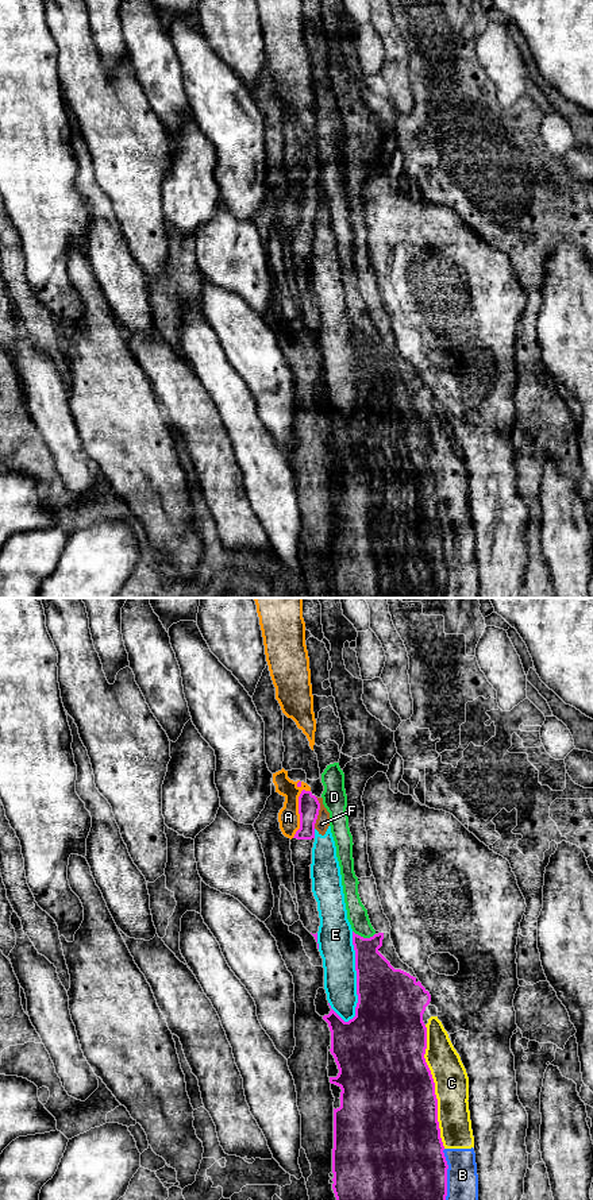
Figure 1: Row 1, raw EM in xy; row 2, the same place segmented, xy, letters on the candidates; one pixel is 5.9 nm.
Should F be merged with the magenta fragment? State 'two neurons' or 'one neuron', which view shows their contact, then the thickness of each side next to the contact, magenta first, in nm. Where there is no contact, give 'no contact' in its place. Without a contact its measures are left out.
two neurons; meets magenta in xy; 130 nm thick on the magenta side, 80 nm on the other

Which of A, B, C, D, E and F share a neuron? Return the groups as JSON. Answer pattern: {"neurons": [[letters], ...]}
{"neurons": [["A"], ["B", "C"], ["D"], ["E", "F"]]}

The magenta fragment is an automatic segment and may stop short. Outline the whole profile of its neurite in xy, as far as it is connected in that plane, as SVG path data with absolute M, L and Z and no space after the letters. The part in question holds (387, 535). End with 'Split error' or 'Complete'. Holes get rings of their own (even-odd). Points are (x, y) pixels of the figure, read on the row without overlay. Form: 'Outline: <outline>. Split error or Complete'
Outline: M353 327L358 390L355 412L349 417L344 417L332 404L328 410L323 412L331 427L330 447L334 451L339 464L336 472L330 472L330 478L342 485L339 493L340 502L336 505L334 503L332 584L338 598L446 598L448 560L443 548L444 541L440 533L438 517L435 478L424 454L427 444L427 422L423 417L423 409L431 397L431 390L421 381L421 378L416 375L416 373L401 364L394 364L390 358L378 347L378 344L382 342L382 335L384 328L374 329L370 333L363 333Z. Complete

